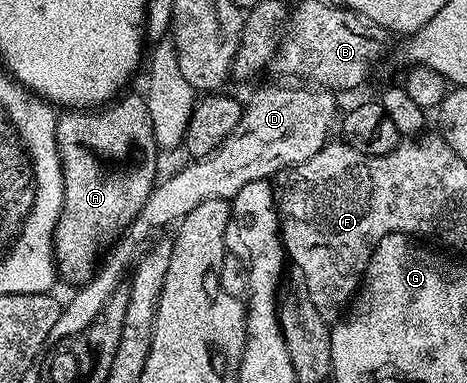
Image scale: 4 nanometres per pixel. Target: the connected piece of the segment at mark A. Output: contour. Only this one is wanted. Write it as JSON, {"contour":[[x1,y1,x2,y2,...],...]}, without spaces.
{"contour":[[124,93,115,101,101,106,99,109,68,109,63,112,56,120,56,144,60,150,60,164,64,174,64,200,62,201,62,213,58,217,56,232,52,238,52,248,56,254,56,269,61,280,74,285,83,285,88,283,98,268,106,248,116,242,118,238,127,230,129,225,136,217,139,211,148,200,148,194,152,192,154,184,157,182,156,175,156,153,158,146,155,141,154,125,151,124,150,109,147,108,147,101,143,94,128,95]]}

